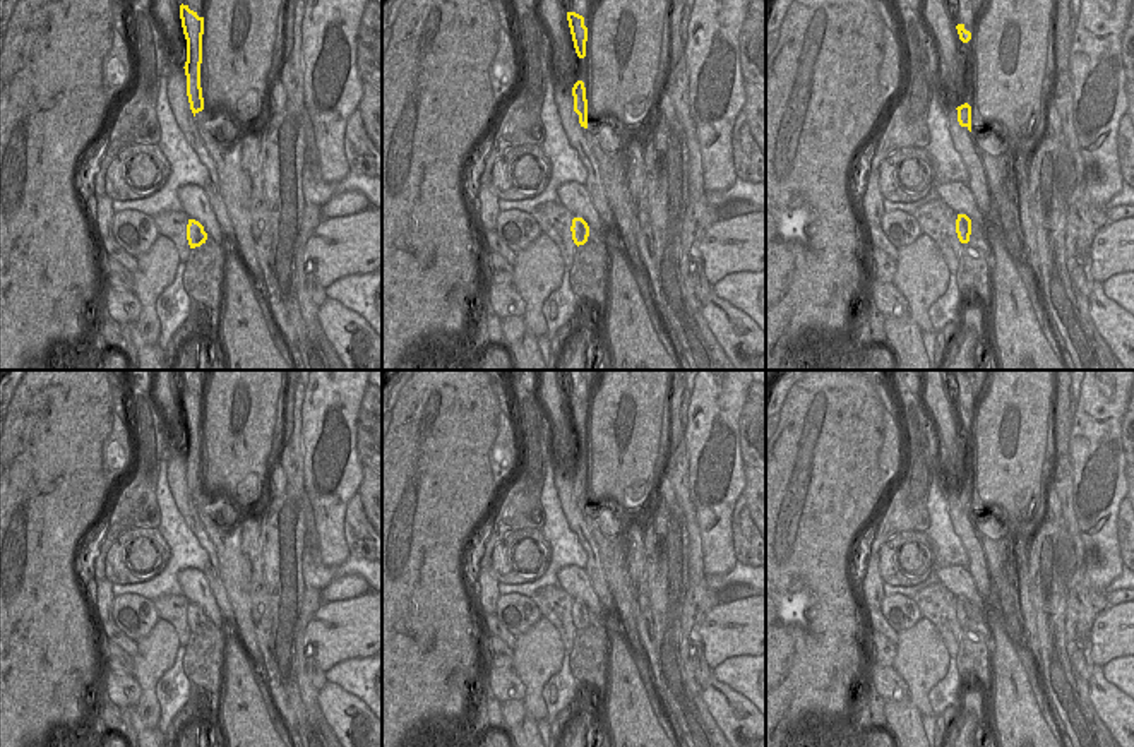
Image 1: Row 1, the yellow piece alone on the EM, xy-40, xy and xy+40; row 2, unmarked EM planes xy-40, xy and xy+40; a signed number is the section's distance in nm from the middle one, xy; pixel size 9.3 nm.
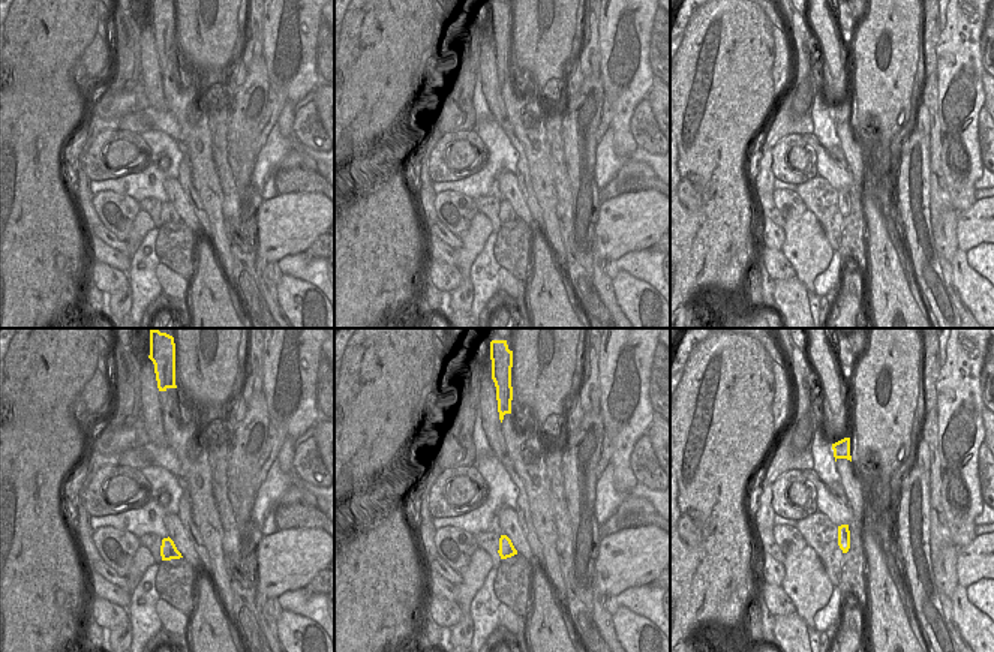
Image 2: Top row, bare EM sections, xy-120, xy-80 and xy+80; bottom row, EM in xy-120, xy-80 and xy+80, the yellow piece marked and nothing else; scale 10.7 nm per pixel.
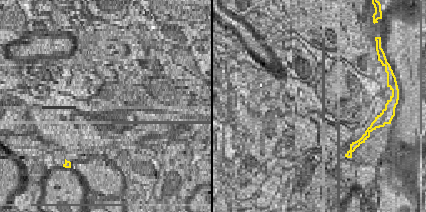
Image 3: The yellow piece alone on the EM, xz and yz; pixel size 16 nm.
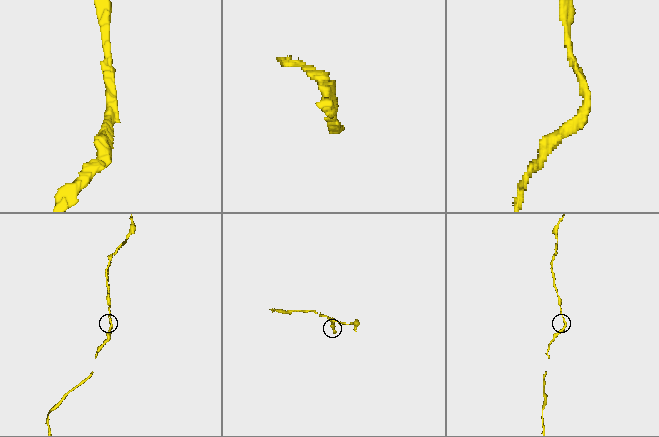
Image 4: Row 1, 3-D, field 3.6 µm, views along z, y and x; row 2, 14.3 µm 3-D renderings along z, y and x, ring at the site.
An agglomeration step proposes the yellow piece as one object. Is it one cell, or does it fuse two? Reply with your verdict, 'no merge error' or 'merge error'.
no merge error

